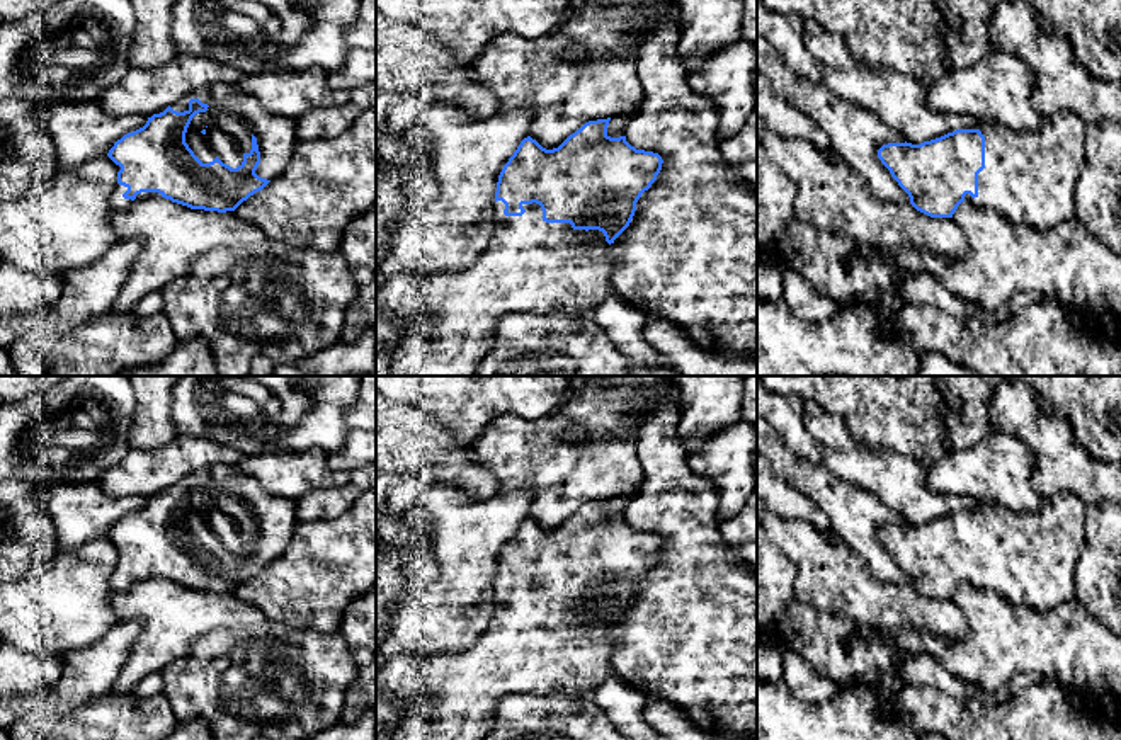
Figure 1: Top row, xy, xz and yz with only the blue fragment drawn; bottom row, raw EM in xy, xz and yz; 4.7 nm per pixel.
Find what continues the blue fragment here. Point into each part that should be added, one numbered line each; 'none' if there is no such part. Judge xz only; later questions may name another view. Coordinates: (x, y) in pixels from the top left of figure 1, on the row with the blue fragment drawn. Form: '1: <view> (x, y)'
1: xz (529, 266)

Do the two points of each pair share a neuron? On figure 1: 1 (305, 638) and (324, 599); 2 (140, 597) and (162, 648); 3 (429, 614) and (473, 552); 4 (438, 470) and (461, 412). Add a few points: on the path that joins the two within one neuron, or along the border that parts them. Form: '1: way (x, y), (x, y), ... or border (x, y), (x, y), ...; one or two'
1: border (288, 628), (310, 628), (313, 631); two
2: way (152, 609), (162, 620), (162, 637); one
3: way (443, 599), (465, 577), (465, 567); one
4: border (421, 410), (444, 424), (460, 444), (470, 446); two

